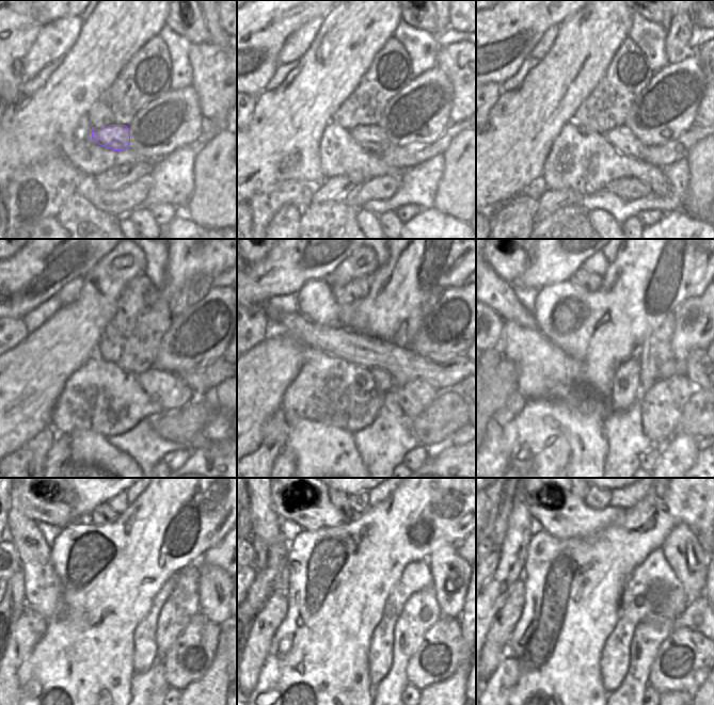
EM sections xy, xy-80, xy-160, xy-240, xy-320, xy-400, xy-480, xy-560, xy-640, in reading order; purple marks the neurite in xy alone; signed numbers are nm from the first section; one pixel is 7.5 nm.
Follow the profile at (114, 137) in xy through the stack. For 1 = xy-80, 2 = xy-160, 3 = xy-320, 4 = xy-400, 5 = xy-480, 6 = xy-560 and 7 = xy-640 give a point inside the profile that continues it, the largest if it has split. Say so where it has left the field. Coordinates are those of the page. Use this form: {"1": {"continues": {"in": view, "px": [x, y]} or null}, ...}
{"1": {"continues": {"in": "xy-80", "px": [370, 138]}}, "2": {"continues": {"in": "xy-160", "px": [620, 138]}}, "3": {"continues": {"in": "xy-320", "px": [413, 398]}}, "4": {"continues": {"in": "xy-400", "px": [662, 406]}}, "5": {"continues": {"in": "xy-480", "px": [191, 655]}}, "6": {"continues": {"in": "xy-560", "px": [443, 650]}}, "7": {"continues": {"in": "xy-640", "px": [685, 658]}}}

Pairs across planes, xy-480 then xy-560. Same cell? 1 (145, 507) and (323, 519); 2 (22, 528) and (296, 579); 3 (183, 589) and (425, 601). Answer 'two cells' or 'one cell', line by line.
1: two cells
2: two cells
3: one cell

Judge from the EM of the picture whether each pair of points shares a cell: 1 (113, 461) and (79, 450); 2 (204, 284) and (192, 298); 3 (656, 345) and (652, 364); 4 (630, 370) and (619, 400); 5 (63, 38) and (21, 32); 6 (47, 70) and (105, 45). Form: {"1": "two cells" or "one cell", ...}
{"1": "one cell", "2": "one cell", "3": "one cell", "4": "one cell", "5": "two cells", "6": "two cells"}

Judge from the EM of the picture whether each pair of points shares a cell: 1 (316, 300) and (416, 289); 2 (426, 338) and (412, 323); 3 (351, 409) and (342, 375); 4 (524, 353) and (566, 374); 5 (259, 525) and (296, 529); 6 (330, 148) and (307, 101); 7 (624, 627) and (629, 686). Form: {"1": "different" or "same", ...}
{"1": "same", "2": "different", "3": "same", "4": "same", "5": "different", "6": "different", "7": "different"}

